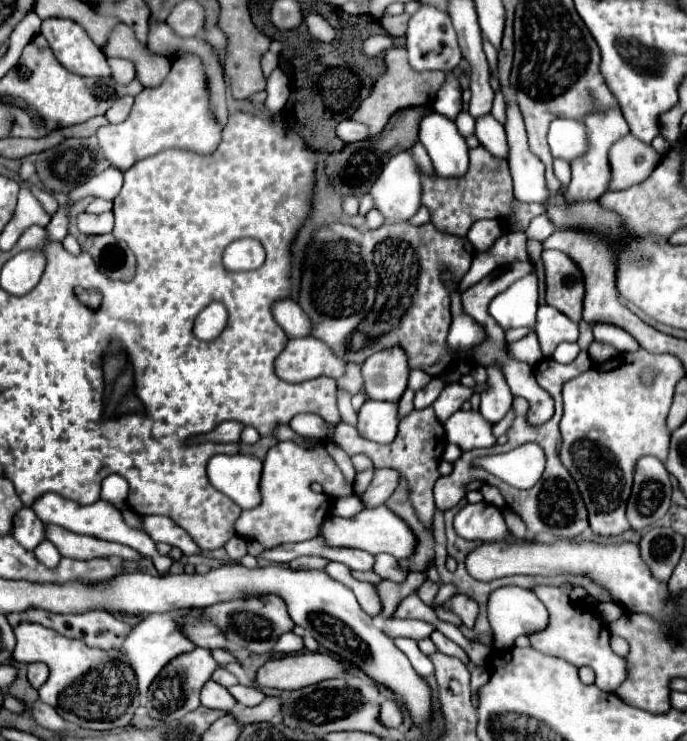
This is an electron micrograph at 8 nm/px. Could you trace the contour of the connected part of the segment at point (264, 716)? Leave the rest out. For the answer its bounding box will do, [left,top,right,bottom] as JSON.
[236,697,282,725]

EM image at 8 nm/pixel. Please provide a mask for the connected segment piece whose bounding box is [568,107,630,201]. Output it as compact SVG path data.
M618 107L614 109L606 109L606 111L598 111L598 113L590 113L582 119L582 123L586 125L586 137L588 137L588 151L584 157L574 159L570 163L572 167L572 181L568 185L568 199L570 201L578 201L578 199L596 199L602 193L606 193L608 181L610 181L610 167L608 167L608 149L614 141L618 141L620 137L628 135L628 123L622 117L622 111Z

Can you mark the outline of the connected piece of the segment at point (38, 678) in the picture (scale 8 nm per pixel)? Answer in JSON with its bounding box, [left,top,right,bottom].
[28,663,48,689]

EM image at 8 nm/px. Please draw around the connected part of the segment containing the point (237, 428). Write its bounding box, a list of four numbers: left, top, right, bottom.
[202,421,246,443]

